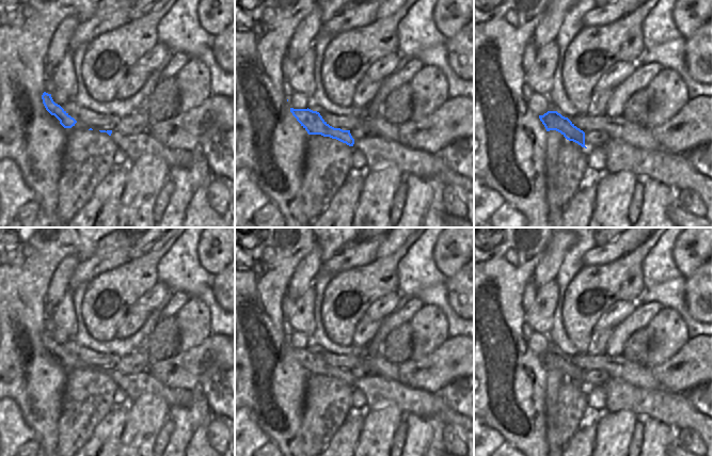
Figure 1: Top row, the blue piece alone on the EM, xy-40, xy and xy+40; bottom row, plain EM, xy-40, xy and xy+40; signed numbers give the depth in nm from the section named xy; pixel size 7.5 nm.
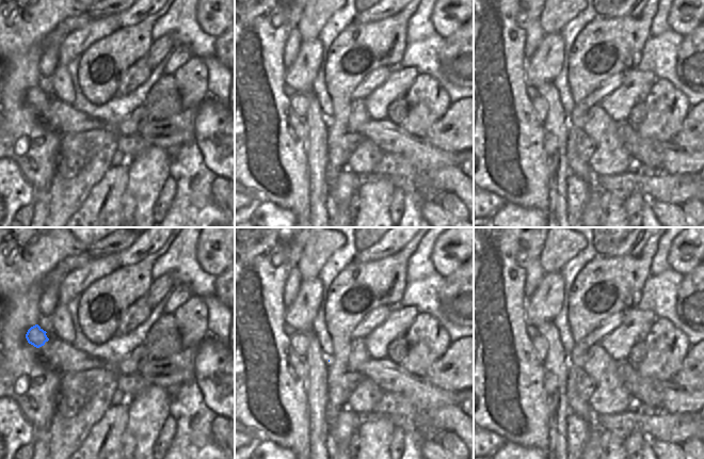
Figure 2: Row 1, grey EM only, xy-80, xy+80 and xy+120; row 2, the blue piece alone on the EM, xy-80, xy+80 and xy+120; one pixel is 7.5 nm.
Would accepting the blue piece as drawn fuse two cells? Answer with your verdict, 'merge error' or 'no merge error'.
merge error

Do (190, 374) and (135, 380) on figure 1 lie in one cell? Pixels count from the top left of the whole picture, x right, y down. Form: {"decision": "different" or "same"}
{"decision": "different"}

